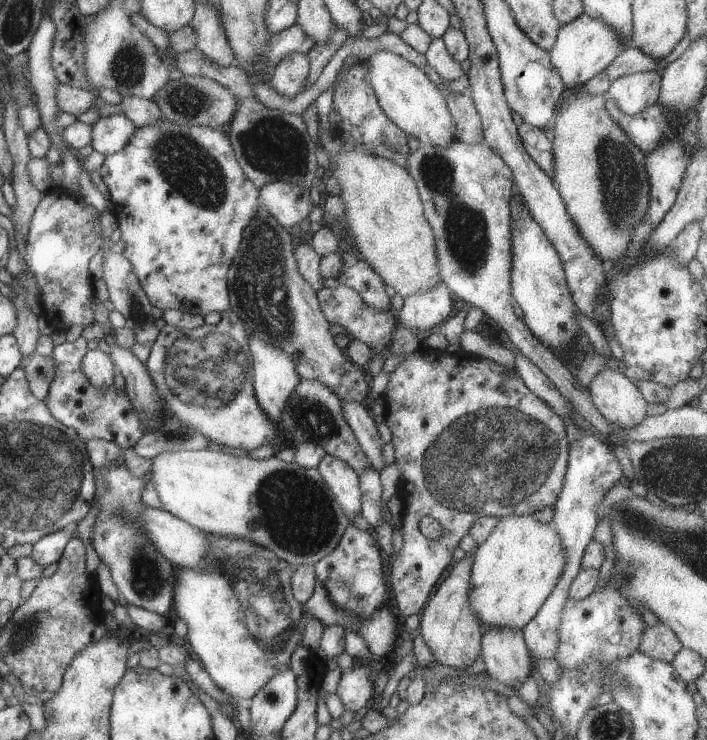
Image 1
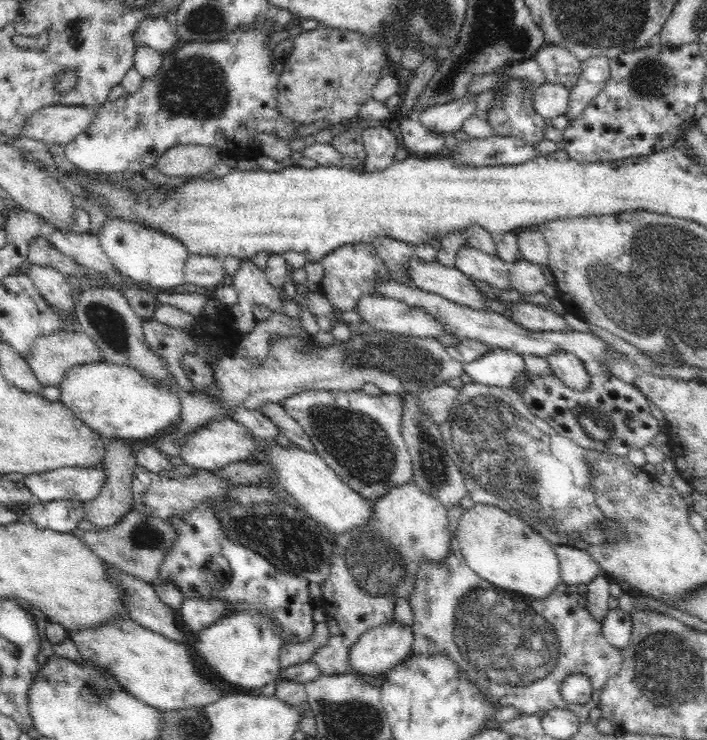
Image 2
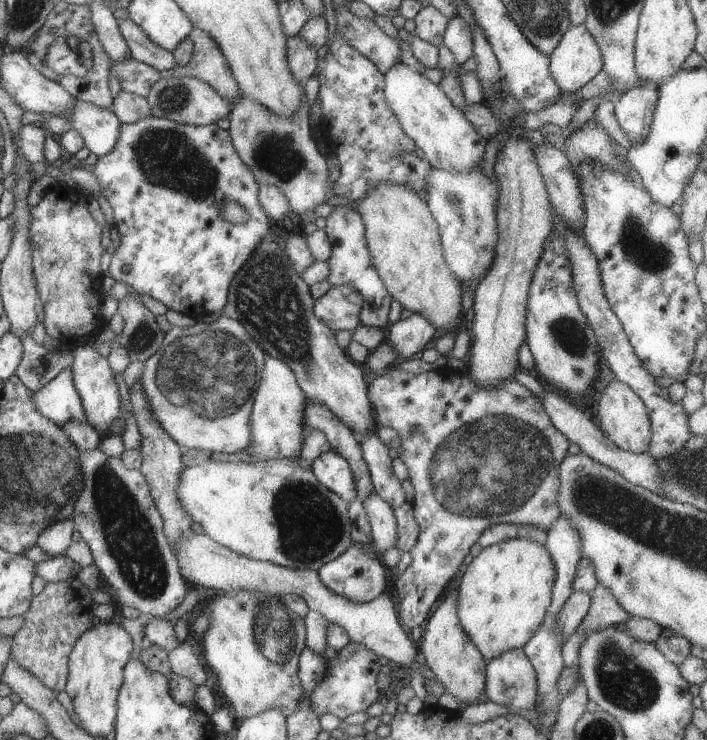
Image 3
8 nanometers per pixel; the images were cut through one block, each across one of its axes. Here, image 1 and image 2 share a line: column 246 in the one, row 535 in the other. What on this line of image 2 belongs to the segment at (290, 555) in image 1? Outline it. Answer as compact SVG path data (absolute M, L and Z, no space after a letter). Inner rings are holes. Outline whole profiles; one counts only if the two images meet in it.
M475 503L465 510L455 535L467 565L489 586L516 594L535 605L548 598L562 582L558 555L552 544L520 518L496 506Z

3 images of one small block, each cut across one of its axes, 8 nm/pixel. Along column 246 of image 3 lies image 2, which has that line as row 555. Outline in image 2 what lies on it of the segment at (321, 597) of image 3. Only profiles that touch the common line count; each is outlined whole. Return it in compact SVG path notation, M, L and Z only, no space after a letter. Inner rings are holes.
M556 546L554 548L560 563L560 579L569 585L589 583L602 570L594 557L584 549L570 548L570 546Z

